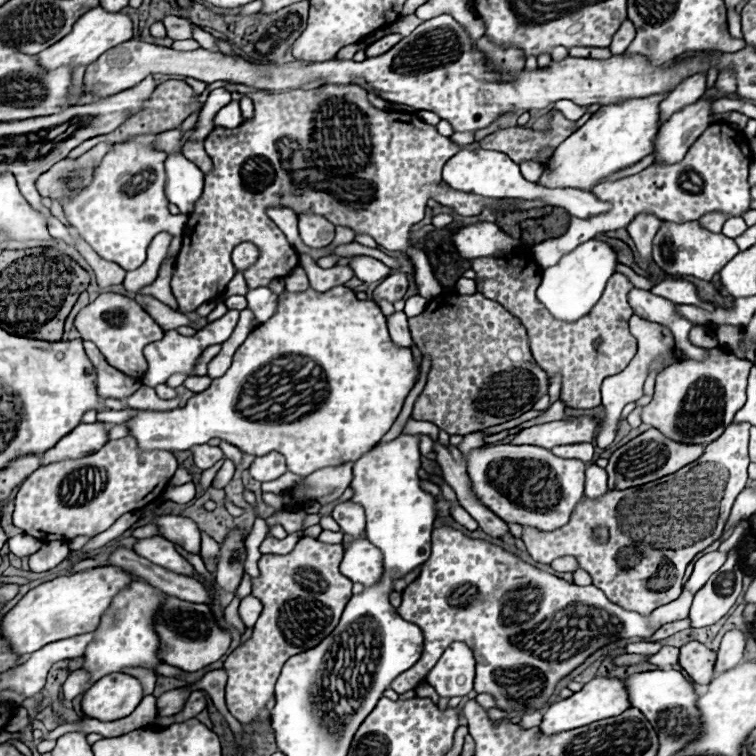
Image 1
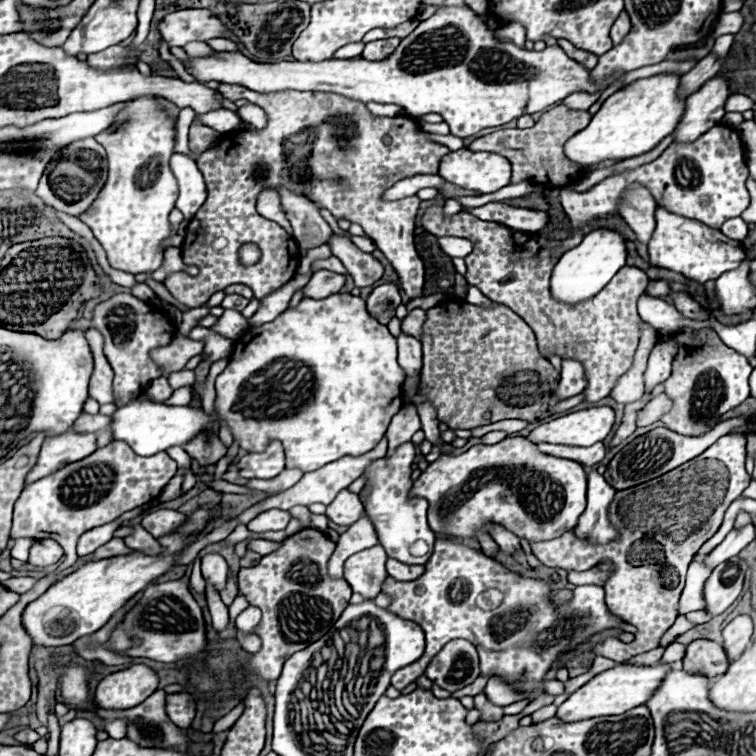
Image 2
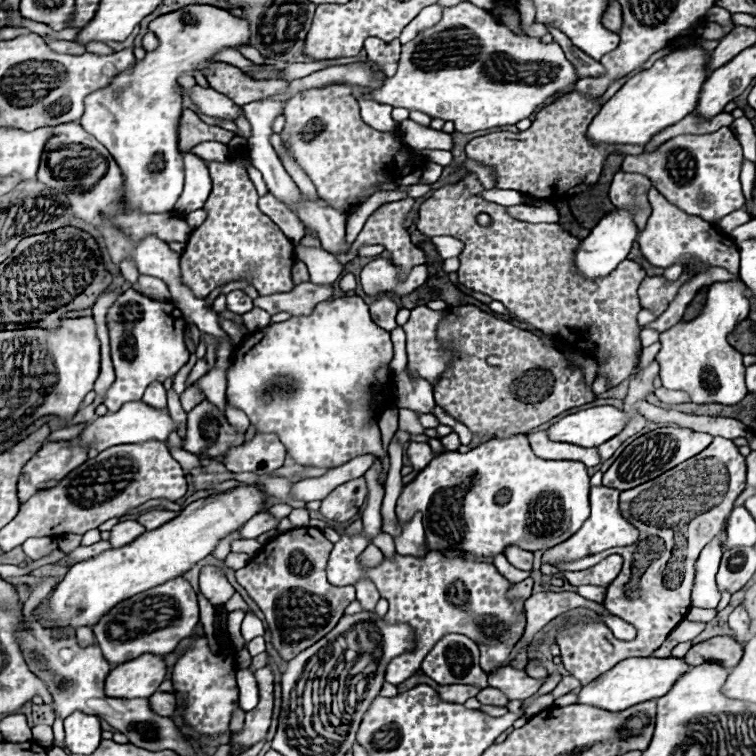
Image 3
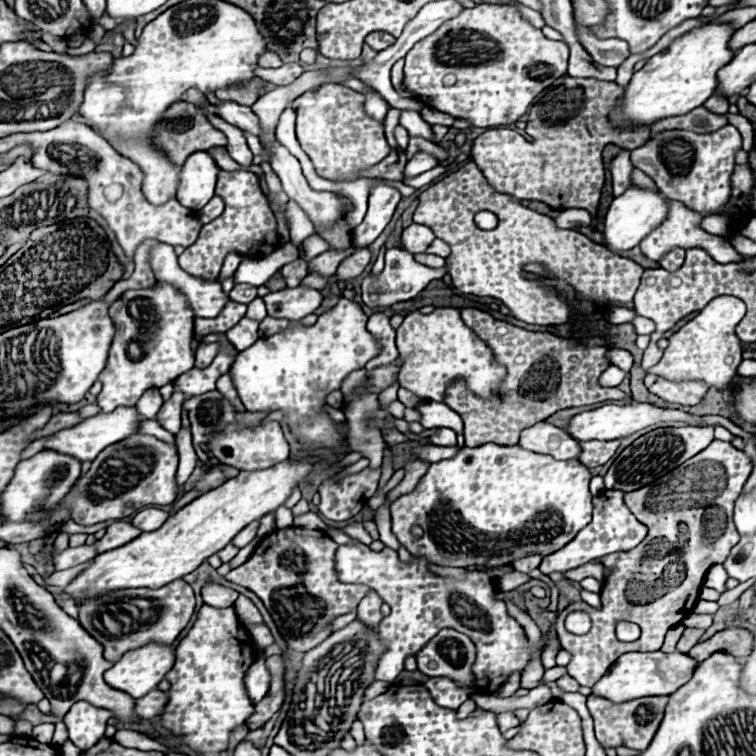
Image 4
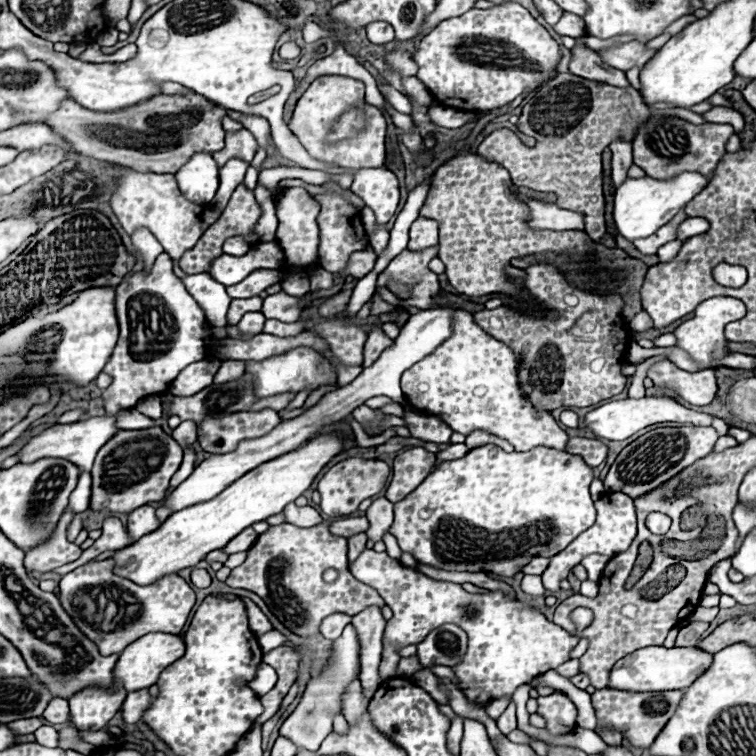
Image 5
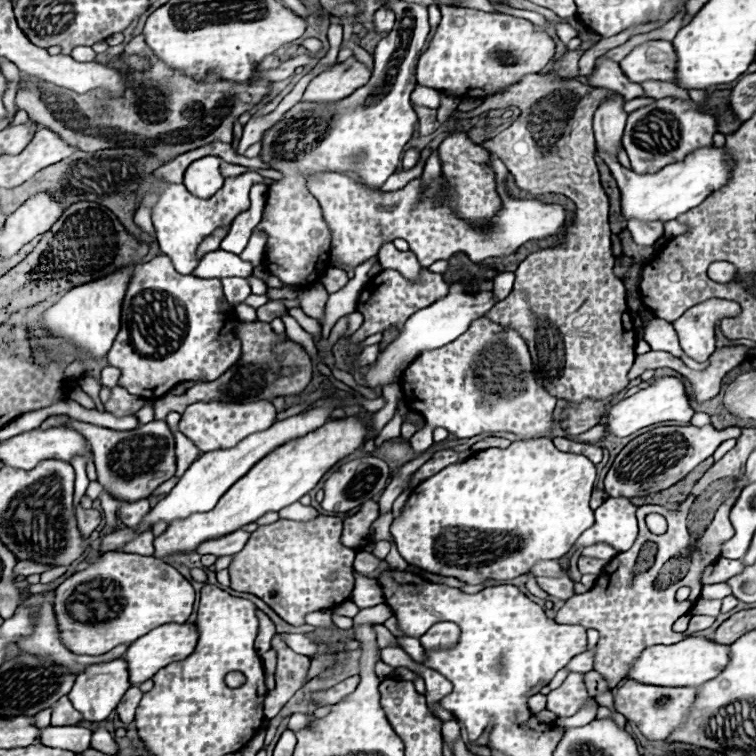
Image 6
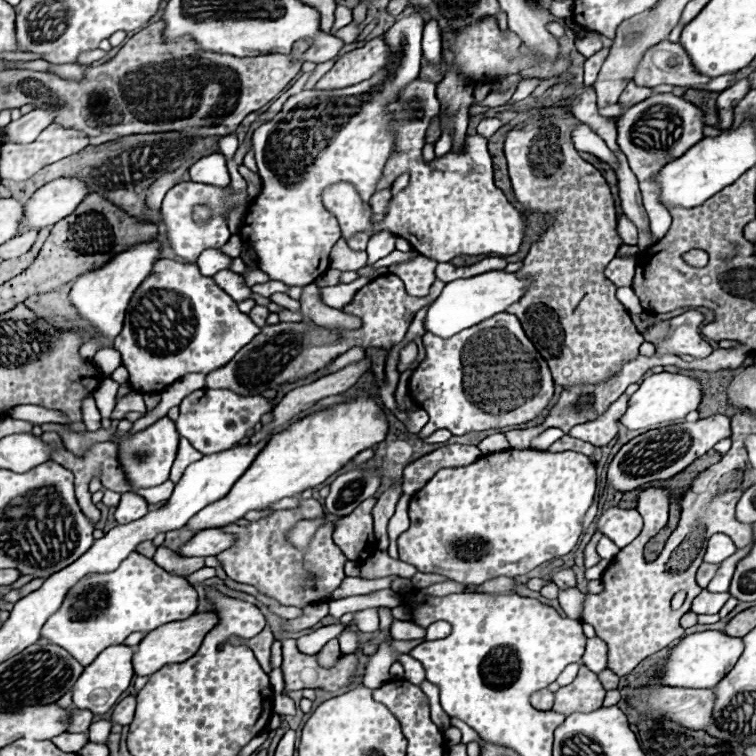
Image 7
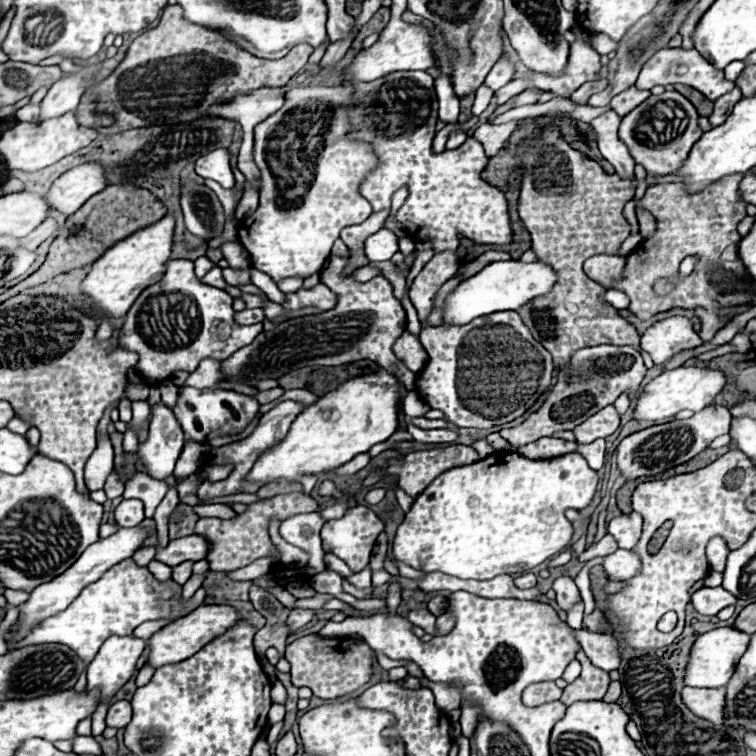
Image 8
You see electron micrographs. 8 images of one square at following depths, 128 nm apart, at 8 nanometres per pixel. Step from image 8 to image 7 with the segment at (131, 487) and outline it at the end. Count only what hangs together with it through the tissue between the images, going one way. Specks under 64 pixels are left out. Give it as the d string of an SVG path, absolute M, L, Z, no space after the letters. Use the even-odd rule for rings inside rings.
M166 480L162 486L152 486L152 488L142 488L142 490L136 490L136 494L140 494L142 498L146 498L148 504L156 504L156 502L164 502L170 498L174 490L174 482L172 480Z

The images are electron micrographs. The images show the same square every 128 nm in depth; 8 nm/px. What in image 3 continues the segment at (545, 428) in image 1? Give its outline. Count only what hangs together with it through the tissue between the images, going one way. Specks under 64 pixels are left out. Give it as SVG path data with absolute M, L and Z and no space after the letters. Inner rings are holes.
M596 406L562 418L552 424L546 434L550 440L596 448L622 432L628 416L614 406Z

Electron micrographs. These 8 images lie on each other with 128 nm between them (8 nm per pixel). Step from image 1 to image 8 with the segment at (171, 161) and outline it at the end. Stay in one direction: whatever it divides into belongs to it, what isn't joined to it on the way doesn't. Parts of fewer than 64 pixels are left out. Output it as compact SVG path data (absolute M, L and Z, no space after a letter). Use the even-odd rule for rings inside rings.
M214 150L196 160L196 174L202 178L216 180L222 188L234 186L234 174L230 170L230 154L228 150Z

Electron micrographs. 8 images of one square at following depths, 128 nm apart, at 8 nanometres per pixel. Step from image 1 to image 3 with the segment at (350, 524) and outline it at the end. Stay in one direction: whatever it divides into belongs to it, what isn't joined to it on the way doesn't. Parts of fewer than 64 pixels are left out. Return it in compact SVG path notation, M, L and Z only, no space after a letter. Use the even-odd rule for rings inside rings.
M356 478L350 480L342 486L338 486L336 490L332 490L320 506L320 512L328 518L328 520L336 520L336 522L348 522L350 518L354 518L364 502L368 488L366 488L366 480L364 478Z

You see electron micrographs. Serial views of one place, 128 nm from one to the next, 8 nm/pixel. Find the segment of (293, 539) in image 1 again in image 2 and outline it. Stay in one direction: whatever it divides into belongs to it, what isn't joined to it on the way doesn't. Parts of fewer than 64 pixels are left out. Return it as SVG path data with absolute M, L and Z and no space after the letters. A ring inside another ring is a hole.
M252 540L252 542L248 544L250 550L258 552L258 554L262 554L262 556L266 556L266 554L270 554L270 552L276 552L280 546L282 546L282 542L272 542L272 540Z

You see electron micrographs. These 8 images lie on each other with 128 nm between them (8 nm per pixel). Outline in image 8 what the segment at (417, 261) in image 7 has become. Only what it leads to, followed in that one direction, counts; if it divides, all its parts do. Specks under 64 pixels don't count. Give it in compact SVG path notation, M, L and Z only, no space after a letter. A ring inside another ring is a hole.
M440 252L434 254L430 262L424 264L422 272L414 278L410 286L410 300L414 308L418 310L420 322L424 322L432 310L432 302L436 296L436 290L452 278L452 274L460 268L454 252Z

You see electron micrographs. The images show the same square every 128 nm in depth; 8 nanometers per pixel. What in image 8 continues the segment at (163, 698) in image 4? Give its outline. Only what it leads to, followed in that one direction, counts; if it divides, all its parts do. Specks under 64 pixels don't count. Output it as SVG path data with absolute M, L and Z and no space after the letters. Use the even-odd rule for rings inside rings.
M120 700L110 706L108 716L106 716L106 726L112 728L124 728L132 718L132 706L128 700Z

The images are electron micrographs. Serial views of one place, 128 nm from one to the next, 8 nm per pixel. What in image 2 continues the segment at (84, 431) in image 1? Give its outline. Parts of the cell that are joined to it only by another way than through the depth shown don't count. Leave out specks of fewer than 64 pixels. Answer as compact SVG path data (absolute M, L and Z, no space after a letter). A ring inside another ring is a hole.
M70 430L62 436L46 438L42 444L42 450L40 450L38 464L26 476L26 484L52 474L70 462L76 462L76 460L90 456L96 448L98 448L96 434L92 434L92 432Z

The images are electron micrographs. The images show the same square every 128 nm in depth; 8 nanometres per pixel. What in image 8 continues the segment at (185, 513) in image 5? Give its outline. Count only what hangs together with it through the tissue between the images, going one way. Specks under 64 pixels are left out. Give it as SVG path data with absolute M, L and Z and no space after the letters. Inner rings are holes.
M378 370L368 376L352 378L324 394L316 404L298 414L286 438L258 458L246 482L258 482L260 486L278 480L300 482L302 476L318 476L336 470L356 454L364 454L374 444L388 440L398 428L398 386L400 380L394 374Z

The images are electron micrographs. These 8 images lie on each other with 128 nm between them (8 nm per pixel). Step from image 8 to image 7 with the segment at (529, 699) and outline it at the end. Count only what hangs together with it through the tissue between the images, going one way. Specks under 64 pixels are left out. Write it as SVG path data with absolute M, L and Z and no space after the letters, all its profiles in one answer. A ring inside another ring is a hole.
M540 690L536 692L534 696L530 696L530 704L538 710L550 710L552 708L552 702L554 702L554 694L550 690Z

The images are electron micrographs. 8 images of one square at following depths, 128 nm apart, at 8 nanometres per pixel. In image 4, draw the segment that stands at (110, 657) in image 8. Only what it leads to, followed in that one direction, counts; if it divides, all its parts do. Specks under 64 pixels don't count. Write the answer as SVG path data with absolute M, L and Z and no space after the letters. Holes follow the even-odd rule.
M76 702L64 716L64 724L68 728L68 740L76 744L82 752L92 748L104 736L104 728L110 718L112 716L108 710L102 708L98 710L88 702Z

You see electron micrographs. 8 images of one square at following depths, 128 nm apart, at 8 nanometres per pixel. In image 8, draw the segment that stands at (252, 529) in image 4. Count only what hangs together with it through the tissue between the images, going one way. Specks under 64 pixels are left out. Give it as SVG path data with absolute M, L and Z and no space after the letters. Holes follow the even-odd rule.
M192 534L178 540L170 540L170 544L164 550L158 550L156 560L168 566L178 566L186 560L192 560L192 562L204 560L208 552L210 552L210 544L206 542L206 538Z

